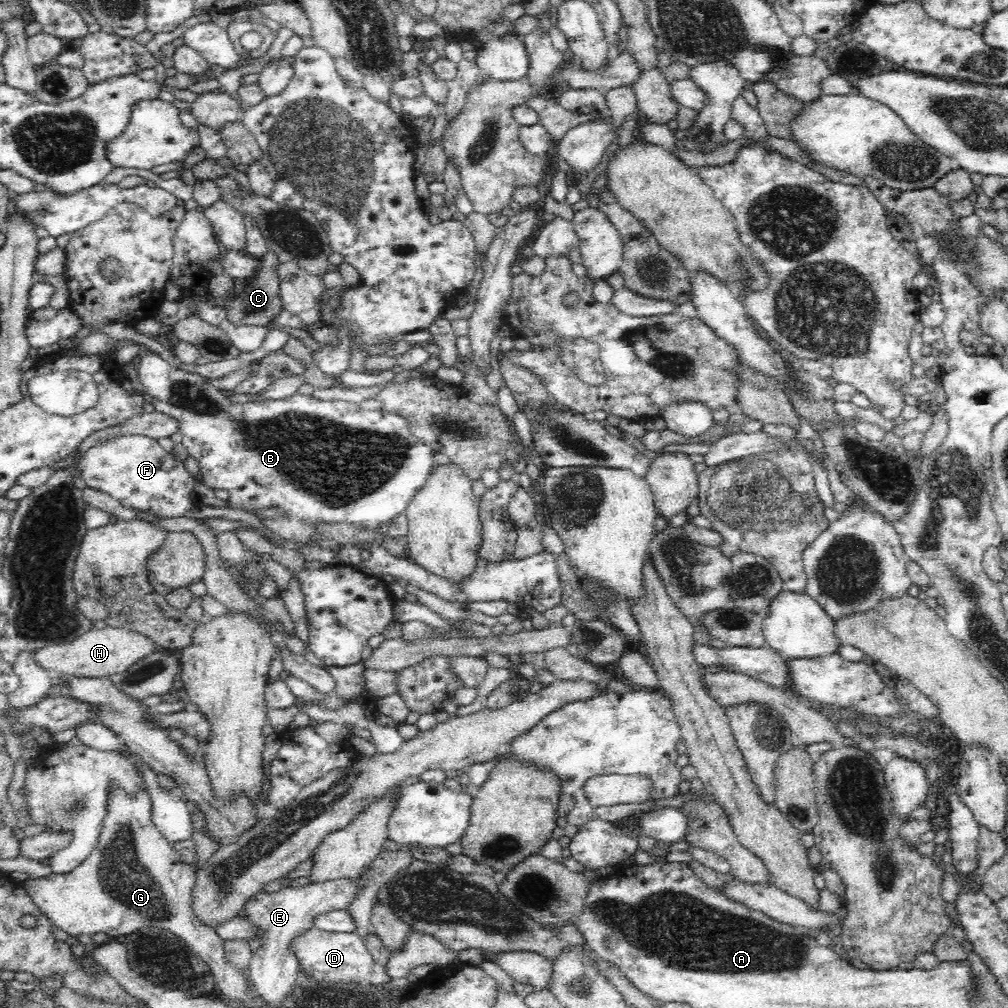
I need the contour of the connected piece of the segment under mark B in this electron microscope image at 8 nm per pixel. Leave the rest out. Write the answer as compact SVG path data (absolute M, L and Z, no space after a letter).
M144 350L142 360L138 364L137 372L140 382L146 391L146 395L152 398L152 405L157 412L168 414L179 421L179 432L183 440L182 443L189 456L193 457L198 466L202 480L213 490L227 490L230 493L229 502L234 502L240 510L254 510L262 506L280 506L287 512L286 518L282 520L262 520L262 525L278 534L281 538L292 541L296 544L306 544L310 540L317 539L313 528L305 527L306 524L319 522L343 522L346 524L360 525L366 530L380 530L382 526L390 525L391 521L399 515L405 514L408 506L414 498L424 489L428 478L432 476L436 468L435 450L422 443L416 436L410 433L408 424L398 414L387 412L386 410L363 410L360 404L346 402L344 400L316 400L312 396L304 394L294 394L283 400L268 400L262 403L237 404L229 400L226 392L217 390L212 385L205 382L205 379L198 374L189 374L184 370L174 368L161 358L159 354Z

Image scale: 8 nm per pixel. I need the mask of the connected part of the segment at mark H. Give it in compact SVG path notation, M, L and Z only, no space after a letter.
M92 628L82 636L70 642L52 642L36 653L36 660L42 667L57 674L70 673L72 675L88 675L88 677L108 677L120 674L130 666L140 662L142 658L163 650L154 640L140 631L128 628Z

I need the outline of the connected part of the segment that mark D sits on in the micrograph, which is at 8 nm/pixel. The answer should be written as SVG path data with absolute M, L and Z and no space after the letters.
M314 928L302 934L292 942L292 949L298 955L300 970L310 976L310 979L318 985L349 983L352 980L360 984L372 984L382 986L390 984L392 978L386 967L380 966L368 952L365 943L354 934L338 934L337 932L320 931Z

